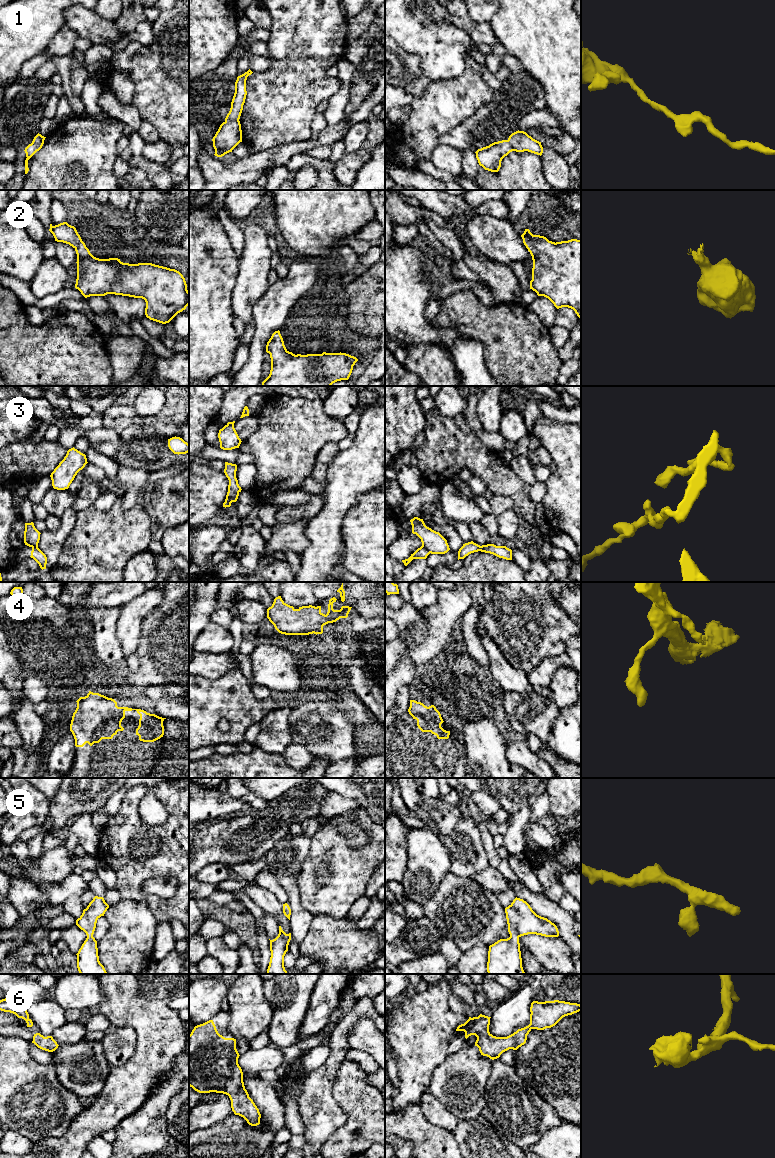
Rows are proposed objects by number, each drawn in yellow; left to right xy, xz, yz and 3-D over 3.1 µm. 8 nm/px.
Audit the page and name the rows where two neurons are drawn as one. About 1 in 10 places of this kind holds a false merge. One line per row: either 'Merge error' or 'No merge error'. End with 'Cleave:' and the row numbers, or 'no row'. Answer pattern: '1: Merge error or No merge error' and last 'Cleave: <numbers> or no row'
1: No merge error
2: No merge error
3: Merge error
4: No merge error
5: No merge error
6: No merge error
Cleave: 3

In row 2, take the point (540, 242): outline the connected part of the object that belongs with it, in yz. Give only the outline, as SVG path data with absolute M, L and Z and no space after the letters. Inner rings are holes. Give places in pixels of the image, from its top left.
M525 229L521 237L533 260L530 289L548 298L557 309L571 308L581 318L581 240L555 243L544 236L533 235L529 229Z

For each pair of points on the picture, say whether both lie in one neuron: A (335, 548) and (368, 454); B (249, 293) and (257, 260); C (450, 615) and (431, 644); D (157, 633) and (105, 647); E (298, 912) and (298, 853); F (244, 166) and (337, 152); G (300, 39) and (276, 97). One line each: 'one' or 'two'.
A: one
B: one
C: one
D: two
E: one
F: two
G: one

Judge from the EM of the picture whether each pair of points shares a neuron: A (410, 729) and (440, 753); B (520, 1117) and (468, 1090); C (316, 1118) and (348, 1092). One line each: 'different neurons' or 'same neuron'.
A: same neuron
B: different neurons
C: different neurons

